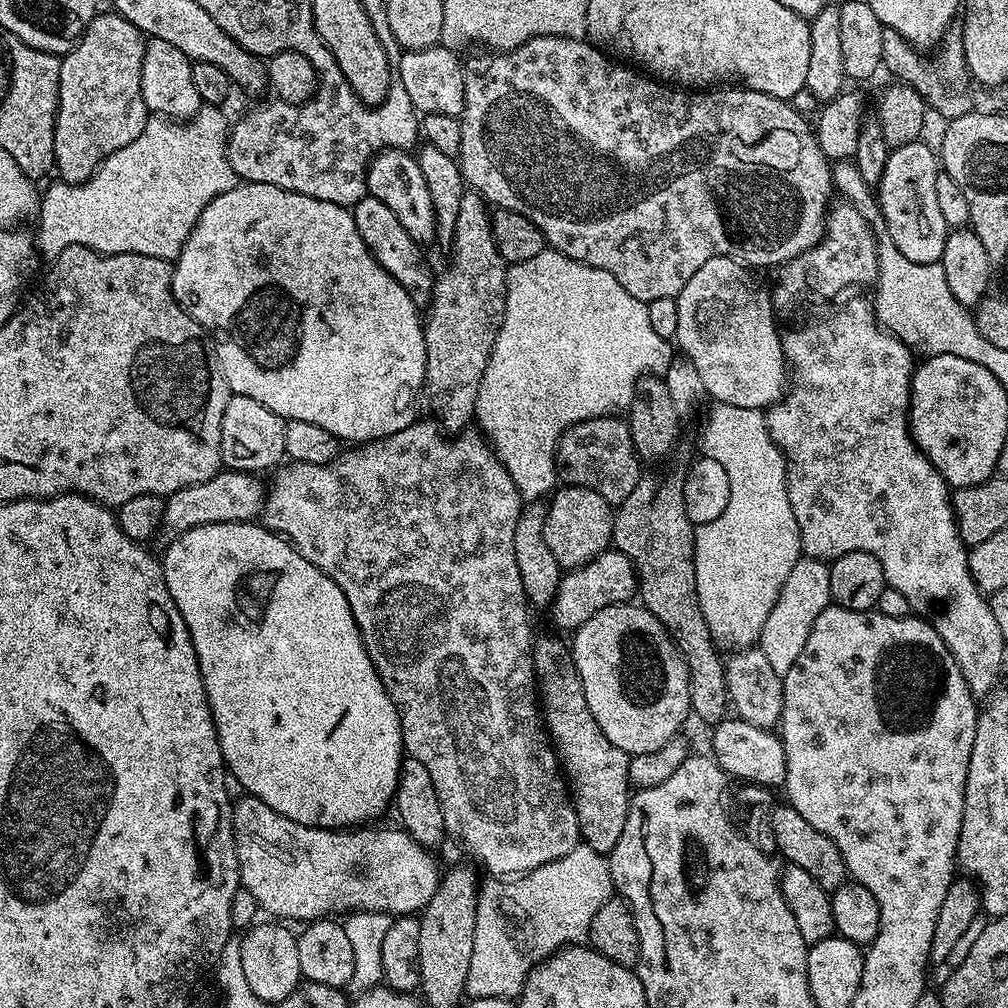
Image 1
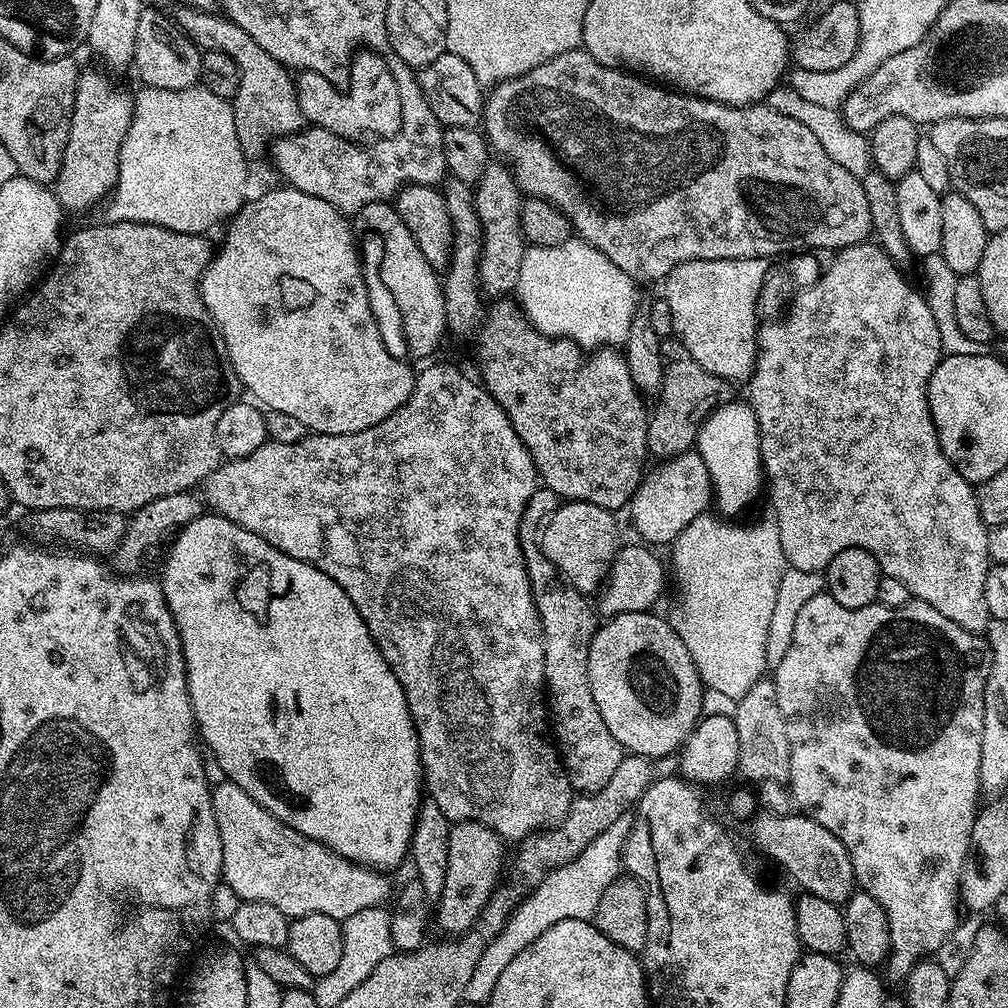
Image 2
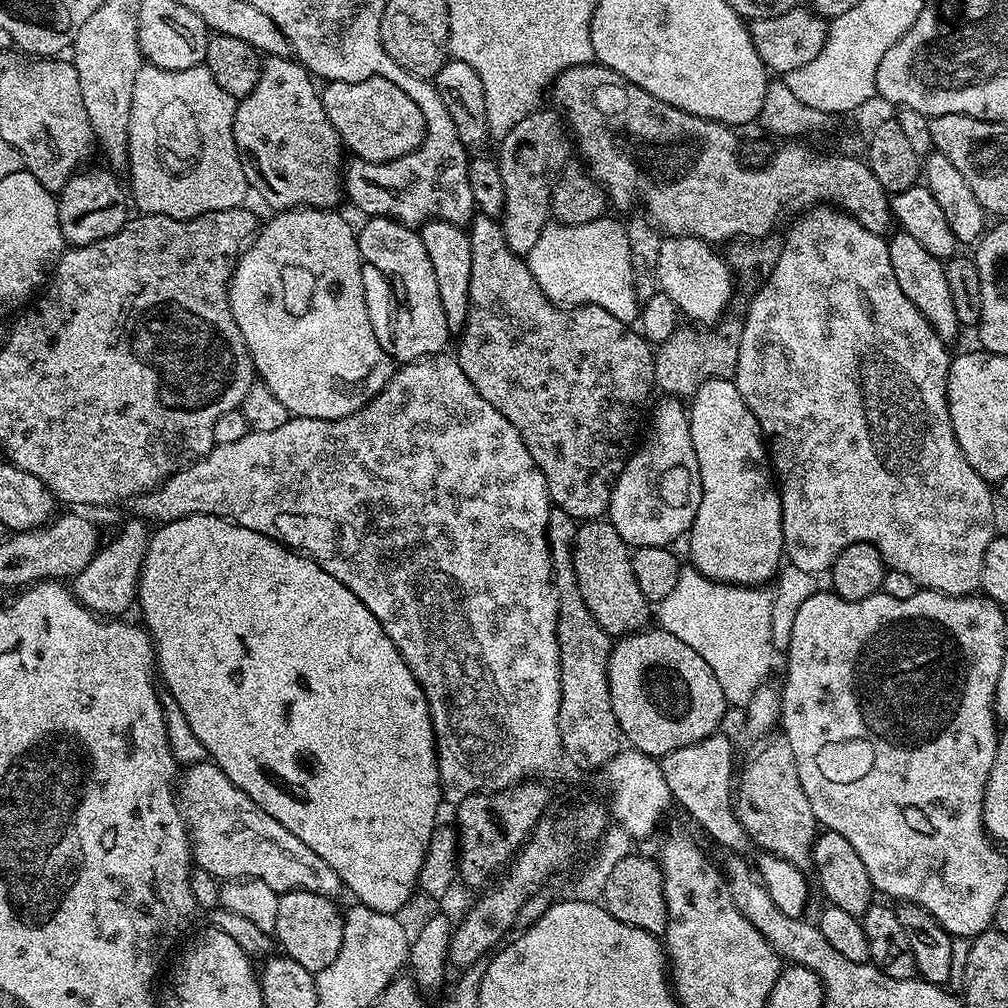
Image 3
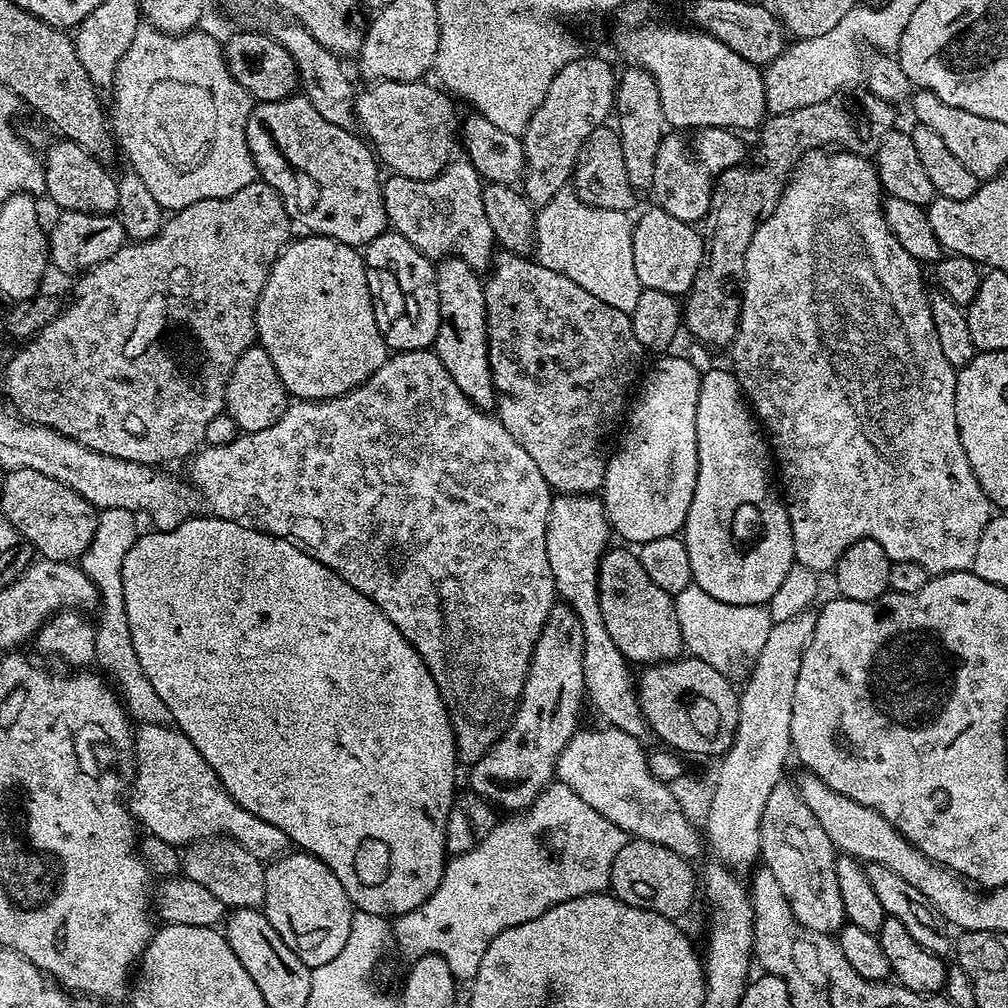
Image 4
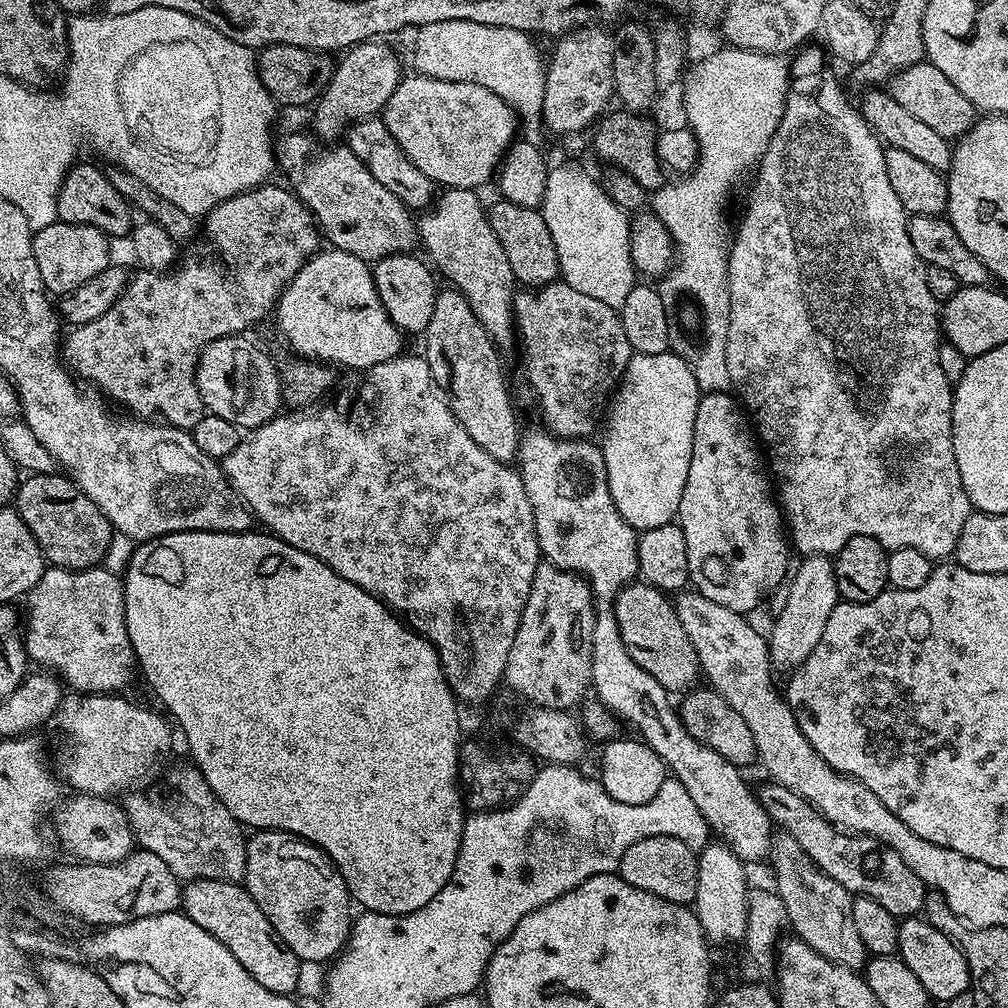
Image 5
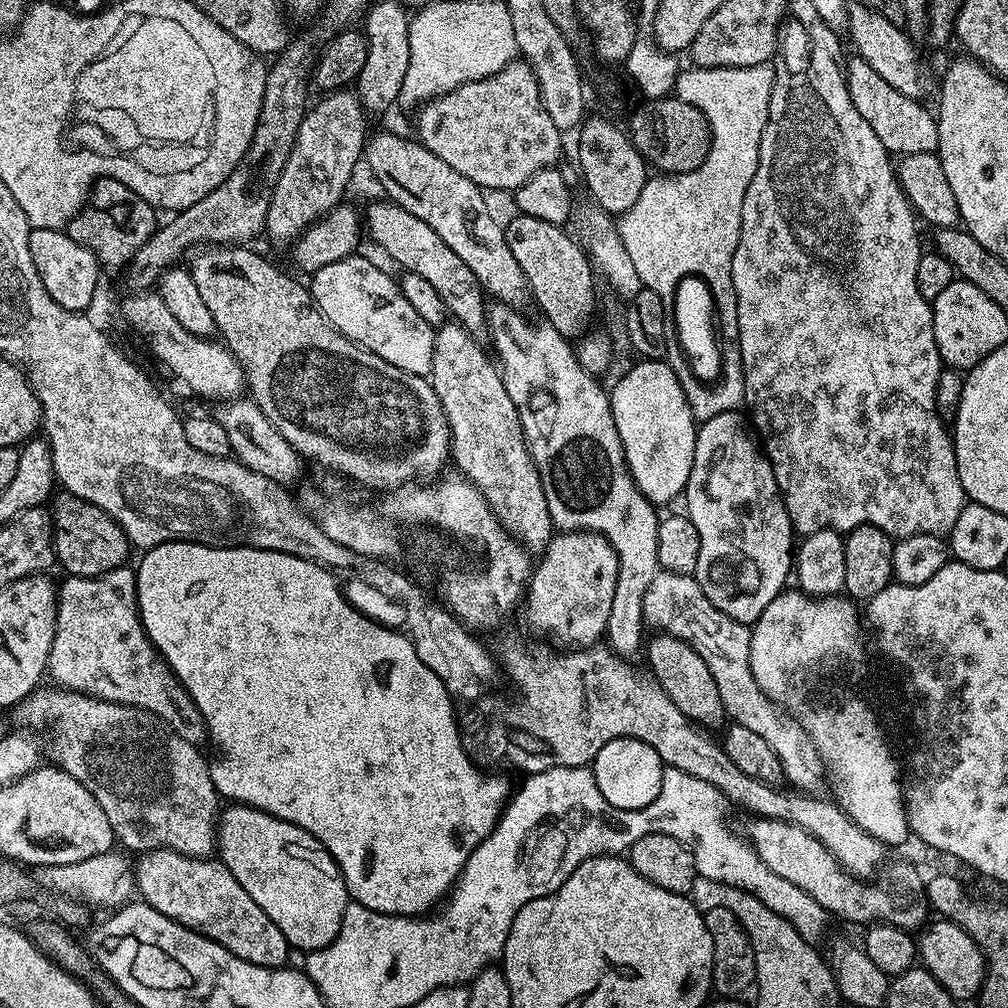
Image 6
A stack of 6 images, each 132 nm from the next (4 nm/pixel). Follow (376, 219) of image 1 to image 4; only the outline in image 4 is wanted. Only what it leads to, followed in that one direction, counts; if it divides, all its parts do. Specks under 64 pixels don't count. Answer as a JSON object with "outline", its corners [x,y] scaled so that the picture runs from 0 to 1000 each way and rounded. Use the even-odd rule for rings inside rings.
{"outline":[[[388,228],[361,243],[359,253],[362,263],[372,273],[373,270],[377,273],[375,294],[381,297],[381,306],[385,309],[386,321],[383,321],[380,331],[386,346],[390,350],[428,346],[433,339],[437,318],[433,262],[418,252],[410,242],[403,240],[399,232]]]}

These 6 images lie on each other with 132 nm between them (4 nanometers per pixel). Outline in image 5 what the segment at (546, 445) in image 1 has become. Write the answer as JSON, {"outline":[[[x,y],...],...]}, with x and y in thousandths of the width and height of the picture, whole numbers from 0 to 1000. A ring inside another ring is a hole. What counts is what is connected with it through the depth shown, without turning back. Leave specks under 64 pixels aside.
{"outline":[[[561,158],[559,162],[545,166],[538,203],[540,219],[554,248],[556,274],[559,281],[569,284],[569,288],[613,308],[633,281],[625,252],[624,211],[607,198],[604,188],[598,182],[595,184],[578,167],[578,162],[570,158]]]}

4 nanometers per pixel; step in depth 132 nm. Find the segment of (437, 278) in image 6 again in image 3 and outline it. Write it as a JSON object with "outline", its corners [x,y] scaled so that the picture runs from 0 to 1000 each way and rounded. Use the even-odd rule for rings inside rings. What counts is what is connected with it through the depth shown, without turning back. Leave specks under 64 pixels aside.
{"outline":[[[268,56],[261,61],[258,68],[258,76],[252,85],[252,89],[248,89],[248,93],[244,93],[234,105],[234,112],[230,118],[230,132],[232,133],[232,141],[234,142],[234,151],[238,155],[240,161],[240,169],[246,178],[246,186],[251,191],[254,190],[270,205],[270,208],[285,208],[288,206],[323,206],[326,208],[334,205],[337,194],[339,198],[339,168],[342,166],[343,148],[338,142],[335,129],[331,129],[331,125],[327,121],[327,117],[323,117],[323,109],[317,100],[318,88],[313,87],[314,80],[309,71],[293,58],[284,56]]]}

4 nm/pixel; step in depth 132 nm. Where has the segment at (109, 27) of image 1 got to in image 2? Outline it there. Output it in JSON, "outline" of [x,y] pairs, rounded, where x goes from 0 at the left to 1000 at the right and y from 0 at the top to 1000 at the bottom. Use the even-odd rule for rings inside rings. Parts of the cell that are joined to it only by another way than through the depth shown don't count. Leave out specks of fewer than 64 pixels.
{"outline":[[[95,67],[82,68],[75,76],[65,149],[54,180],[56,198],[64,211],[89,209],[115,186],[119,146],[131,120],[132,92],[122,91],[106,70]]]}

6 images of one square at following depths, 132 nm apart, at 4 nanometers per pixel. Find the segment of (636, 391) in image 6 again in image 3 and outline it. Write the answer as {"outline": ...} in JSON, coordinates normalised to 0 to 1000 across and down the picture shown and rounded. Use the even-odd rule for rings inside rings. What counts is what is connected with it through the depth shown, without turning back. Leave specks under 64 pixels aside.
{"outline":[[[659,395],[651,406],[646,406],[647,422],[643,425],[643,438],[640,440],[638,438],[627,451],[620,455],[617,470],[607,483],[602,515],[628,545],[641,542],[661,544],[670,541],[670,536],[675,531],[676,535],[686,525],[692,510],[692,498],[696,498],[696,474],[692,466],[692,450],[688,450],[688,438],[685,435],[684,406],[675,401],[678,400],[674,396]]]}

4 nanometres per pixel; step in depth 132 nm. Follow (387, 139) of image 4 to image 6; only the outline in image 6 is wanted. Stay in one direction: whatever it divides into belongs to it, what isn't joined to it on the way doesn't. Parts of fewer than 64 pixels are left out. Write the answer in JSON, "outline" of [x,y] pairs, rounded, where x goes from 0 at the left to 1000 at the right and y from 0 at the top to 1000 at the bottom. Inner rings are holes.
{"outline":[[[509,58],[494,73],[477,79],[467,79],[464,83],[455,83],[450,89],[432,95],[416,111],[412,134],[417,142],[435,153],[435,157],[438,157],[442,165],[450,165],[454,173],[462,173],[462,177],[466,177],[466,181],[470,181],[477,188],[517,187],[534,169],[549,166],[557,158],[557,124],[547,118],[546,113],[542,113],[538,105],[534,77],[530,77],[530,69],[519,58]]]}

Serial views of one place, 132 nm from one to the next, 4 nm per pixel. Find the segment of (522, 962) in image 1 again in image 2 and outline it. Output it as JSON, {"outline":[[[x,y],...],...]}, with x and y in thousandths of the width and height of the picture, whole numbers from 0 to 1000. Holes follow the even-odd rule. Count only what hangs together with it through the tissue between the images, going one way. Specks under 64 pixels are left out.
{"outline":[[[622,806],[609,815],[609,819],[601,819],[577,847],[573,847],[571,853],[562,855],[549,865],[544,865],[542,871],[527,882],[528,889],[513,896],[509,900],[508,907],[500,921],[482,938],[478,950],[472,959],[470,970],[466,970],[462,985],[463,995],[483,997],[484,992],[490,986],[490,978],[494,978],[494,969],[502,958],[515,944],[522,942],[530,931],[536,930],[550,915],[558,915],[562,911],[573,911],[574,913],[587,913],[593,903],[593,895],[597,895],[597,887],[601,887],[601,879],[609,875],[617,865],[619,840],[623,834],[623,828],[627,823],[628,807]]]}

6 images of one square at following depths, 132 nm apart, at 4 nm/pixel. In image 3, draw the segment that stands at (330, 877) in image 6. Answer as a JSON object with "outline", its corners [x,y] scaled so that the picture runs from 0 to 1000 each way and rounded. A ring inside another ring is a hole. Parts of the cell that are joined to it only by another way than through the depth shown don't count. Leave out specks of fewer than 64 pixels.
{"outline":[[[304,883],[283,885],[276,895],[276,915],[272,933],[280,939],[281,947],[286,948],[296,958],[304,958],[311,966],[323,962],[335,942],[339,942],[339,919],[341,911],[338,902],[333,902],[334,894],[328,889],[312,887]]]}

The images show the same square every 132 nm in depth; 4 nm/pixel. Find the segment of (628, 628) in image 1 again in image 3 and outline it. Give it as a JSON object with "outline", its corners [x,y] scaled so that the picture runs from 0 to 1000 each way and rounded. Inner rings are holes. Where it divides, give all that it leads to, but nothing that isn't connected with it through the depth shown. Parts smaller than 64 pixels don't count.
{"outline":[[[654,621],[614,632],[608,638],[603,676],[609,712],[613,712],[620,735],[632,746],[648,752],[711,729],[710,721],[724,705],[716,681],[708,673],[708,665],[681,637]]]}

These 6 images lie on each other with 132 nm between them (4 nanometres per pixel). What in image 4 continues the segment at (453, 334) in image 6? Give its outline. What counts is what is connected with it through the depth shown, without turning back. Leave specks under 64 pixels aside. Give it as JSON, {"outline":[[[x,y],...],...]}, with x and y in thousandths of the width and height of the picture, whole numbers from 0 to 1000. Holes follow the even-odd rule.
{"outline":[[[441,254],[433,262],[437,318],[431,348],[433,354],[446,367],[446,375],[454,379],[454,387],[466,395],[471,405],[488,407],[492,404],[492,384],[488,378],[484,354],[484,324],[480,278],[456,254]]]}

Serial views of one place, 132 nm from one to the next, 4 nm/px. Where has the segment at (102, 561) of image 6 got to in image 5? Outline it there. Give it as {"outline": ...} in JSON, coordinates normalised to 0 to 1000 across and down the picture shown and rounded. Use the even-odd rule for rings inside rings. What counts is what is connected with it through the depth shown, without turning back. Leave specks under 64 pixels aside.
{"outline":[[[55,467],[25,471],[14,489],[14,506],[34,530],[49,561],[76,565],[94,563],[104,555],[110,540],[111,519],[72,476],[63,470],[56,471]]]}

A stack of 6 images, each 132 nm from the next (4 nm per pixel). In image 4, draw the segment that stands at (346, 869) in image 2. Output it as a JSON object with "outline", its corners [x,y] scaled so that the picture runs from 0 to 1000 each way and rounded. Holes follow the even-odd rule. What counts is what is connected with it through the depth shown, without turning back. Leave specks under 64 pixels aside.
{"outline":[[[139,718],[133,726],[135,732],[135,768],[131,771],[129,789],[125,797],[132,813],[144,826],[161,831],[161,835],[169,835],[176,839],[192,837],[196,833],[225,831],[236,835],[248,847],[252,847],[260,855],[269,855],[285,846],[288,834],[276,819],[268,819],[260,815],[248,804],[240,804],[232,792],[220,780],[216,768],[208,764],[208,756],[192,744],[192,736],[185,732],[178,722],[166,718]]]}

